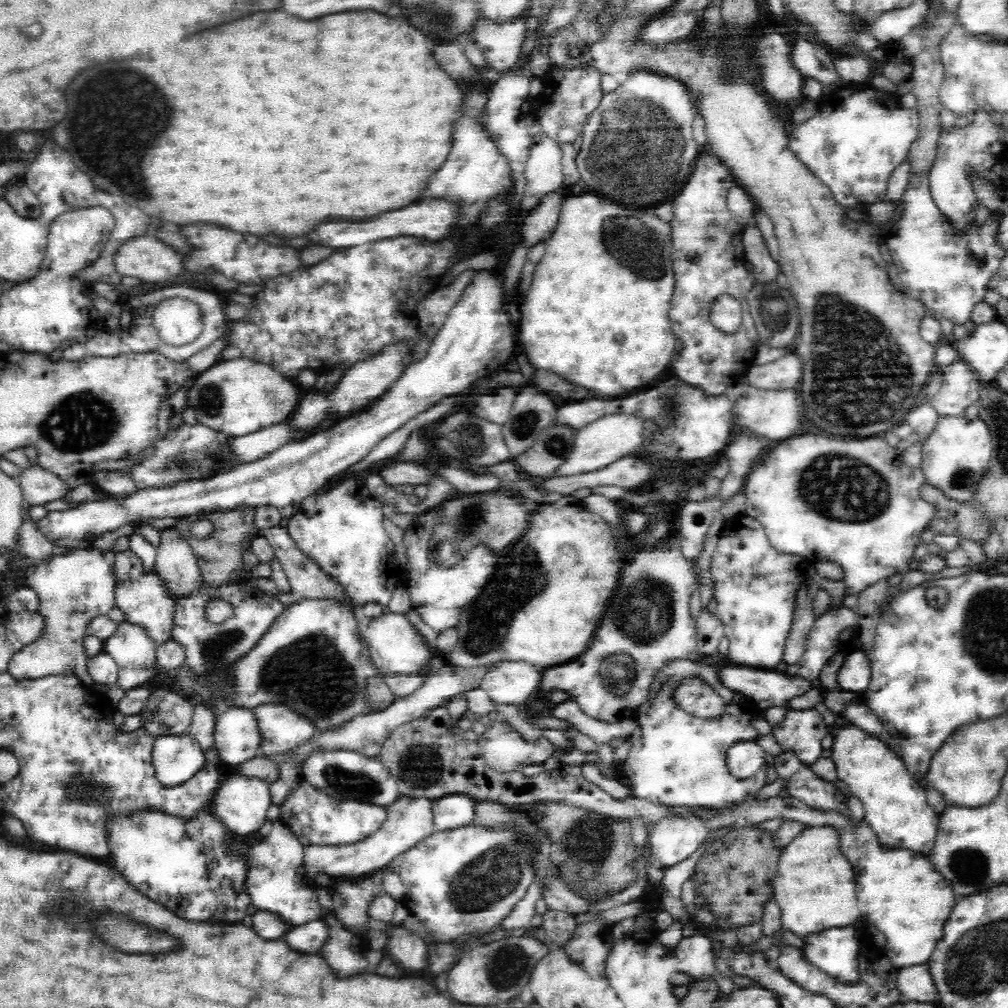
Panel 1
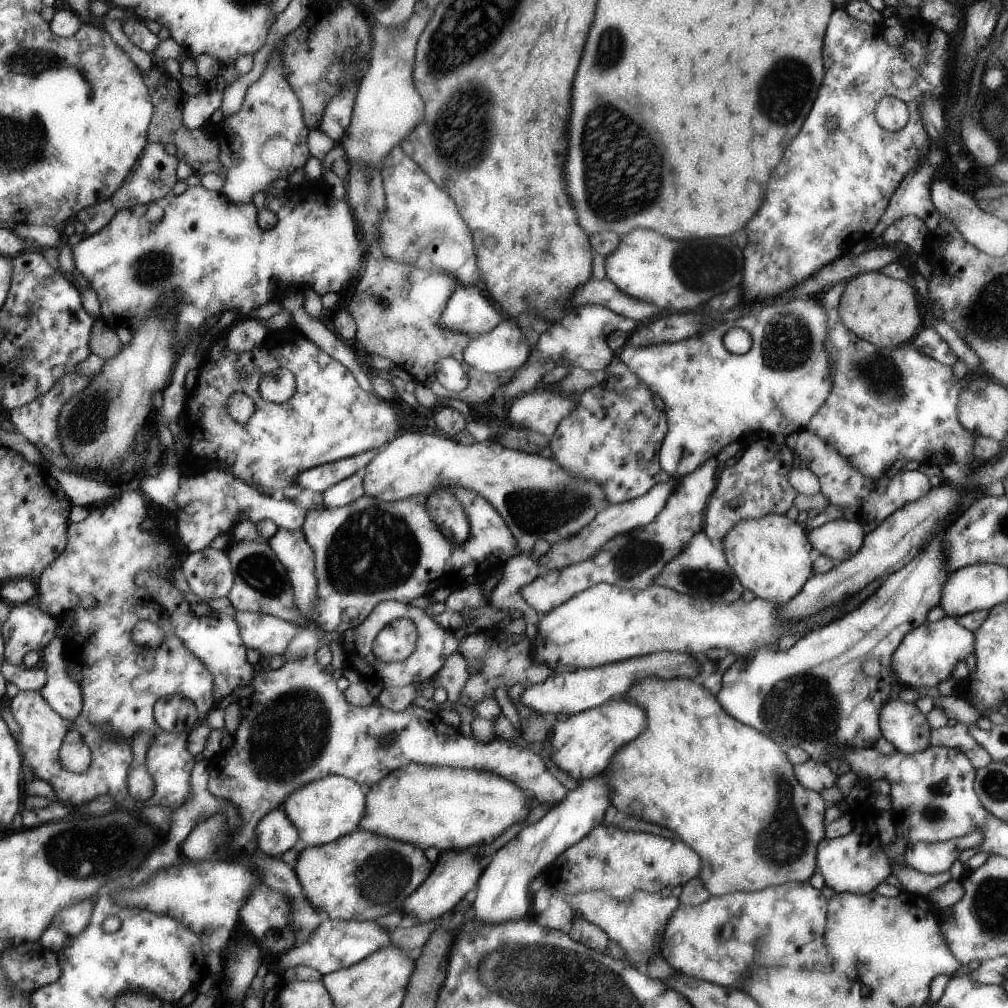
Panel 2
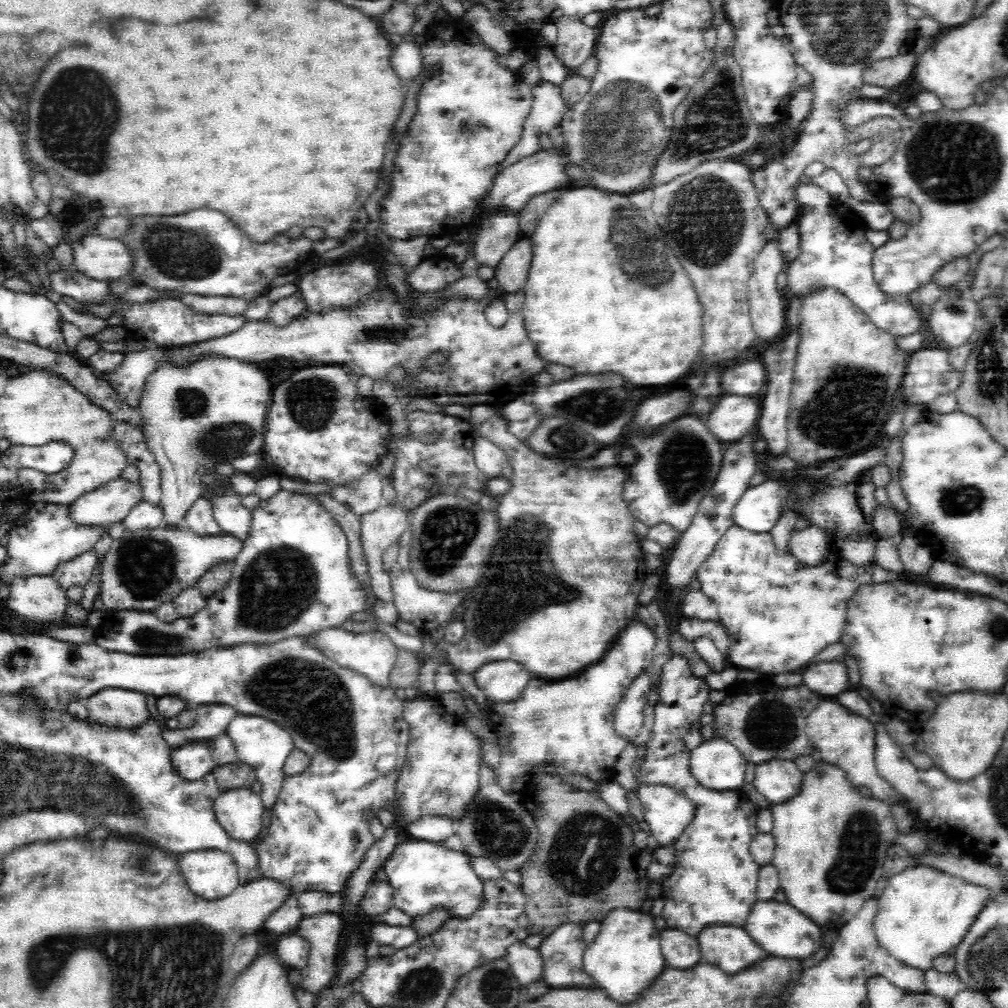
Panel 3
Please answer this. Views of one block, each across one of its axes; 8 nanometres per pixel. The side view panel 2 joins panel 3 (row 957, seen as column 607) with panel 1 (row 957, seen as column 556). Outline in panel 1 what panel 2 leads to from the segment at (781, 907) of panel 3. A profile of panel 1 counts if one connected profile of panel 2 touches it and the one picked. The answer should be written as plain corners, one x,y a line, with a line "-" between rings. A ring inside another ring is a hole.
829,928
818,934
803,938
803,955
808,962
814,964
826,975
832,976
842,984
856,983
860,980
859,956
862,938
858,938
858,932
854,928

